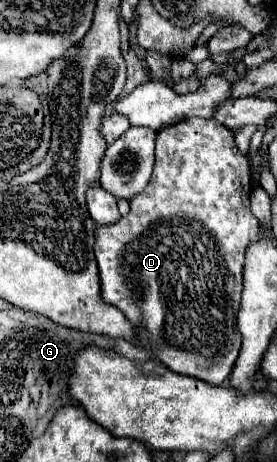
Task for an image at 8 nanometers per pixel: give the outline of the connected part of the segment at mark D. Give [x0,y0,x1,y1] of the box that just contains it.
[94,119,258,385]

